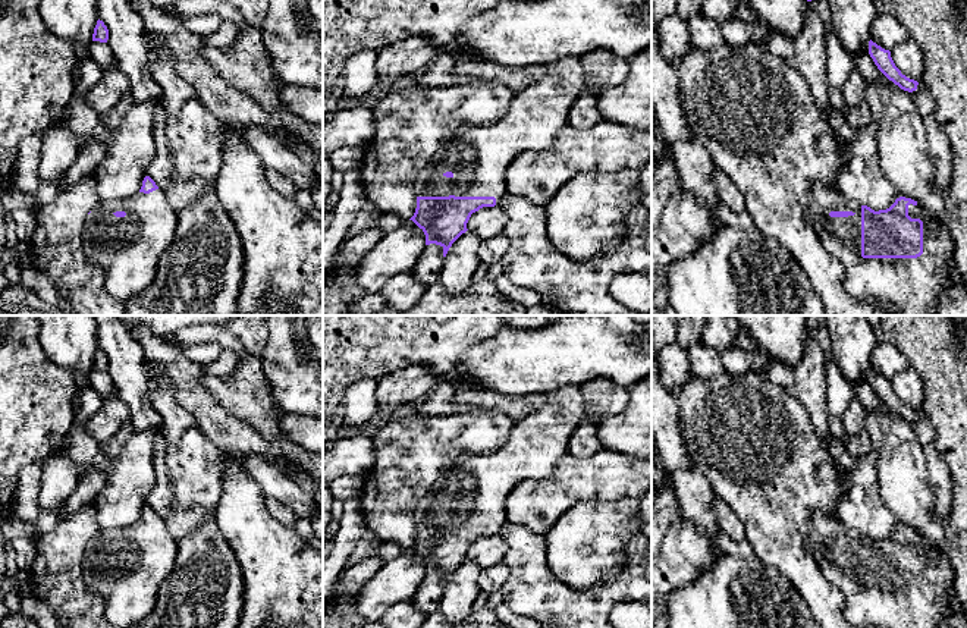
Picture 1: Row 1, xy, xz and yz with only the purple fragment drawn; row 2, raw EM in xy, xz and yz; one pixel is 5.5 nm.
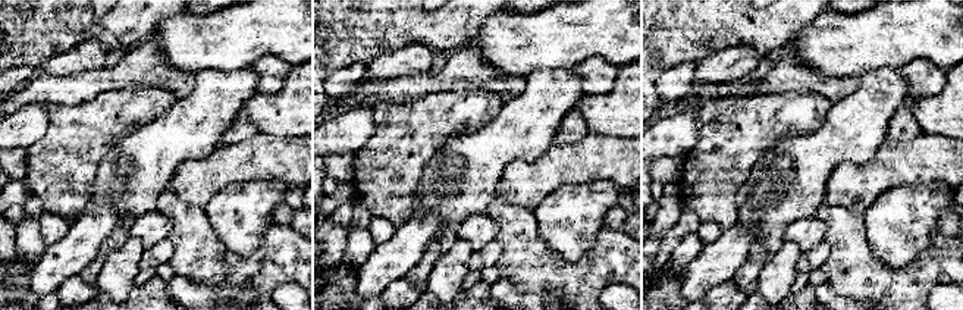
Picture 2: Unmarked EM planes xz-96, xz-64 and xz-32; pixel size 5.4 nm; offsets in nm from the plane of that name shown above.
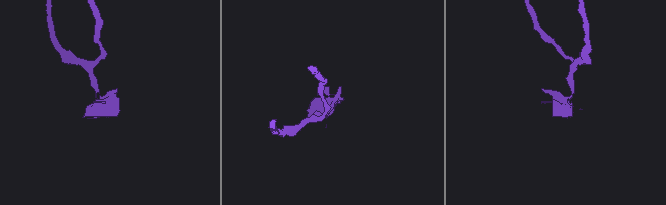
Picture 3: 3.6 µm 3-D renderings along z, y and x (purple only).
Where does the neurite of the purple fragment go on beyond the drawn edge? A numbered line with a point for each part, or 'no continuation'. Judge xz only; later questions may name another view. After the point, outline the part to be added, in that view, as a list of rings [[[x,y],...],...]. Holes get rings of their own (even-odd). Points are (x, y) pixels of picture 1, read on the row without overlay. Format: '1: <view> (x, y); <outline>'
1: xz (479, 484); [[[563,386],[549,392],[546,402],[515,423],[505,445],[492,453],[465,453],[445,470],[415,511],[417,525],[495,525],[500,534],[506,524],[506,499],[512,489],[527,478],[549,477],[568,453],[572,433],[585,418],[585,405],[578,386]]]

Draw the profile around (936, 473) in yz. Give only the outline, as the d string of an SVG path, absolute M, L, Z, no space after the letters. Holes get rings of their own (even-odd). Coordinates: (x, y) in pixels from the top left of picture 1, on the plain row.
M922 445L922 448L926 459L924 477L935 496L933 509L935 514L946 522L952 503L949 470L933 445Z

